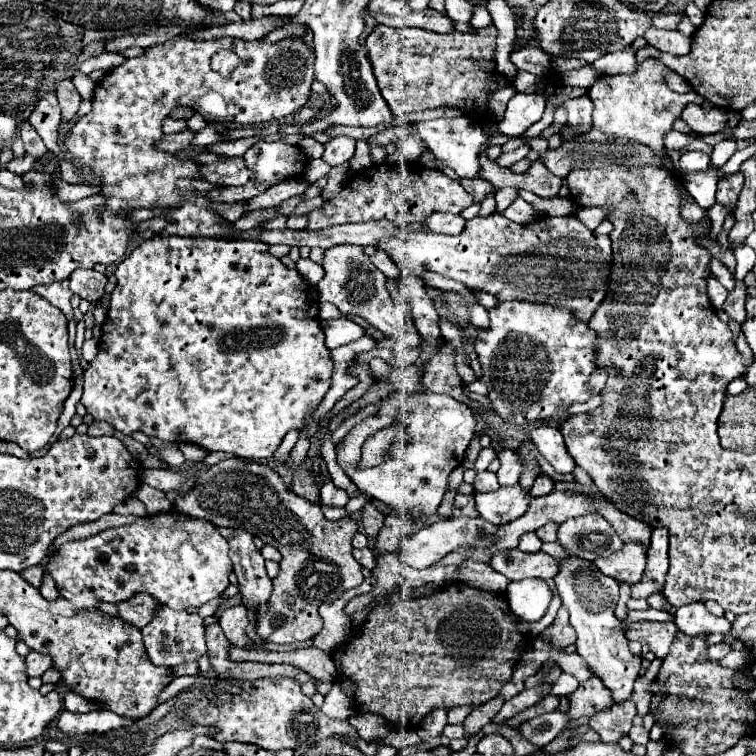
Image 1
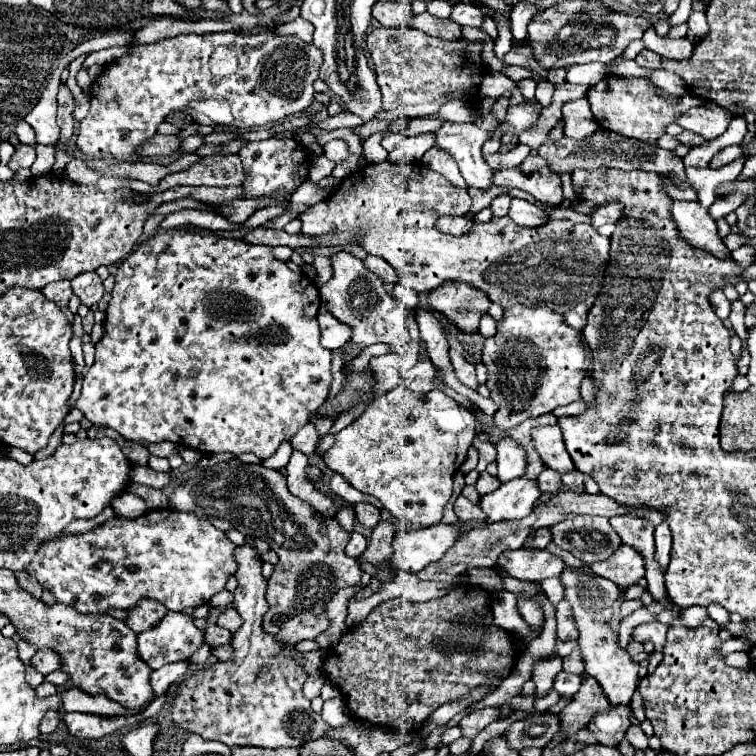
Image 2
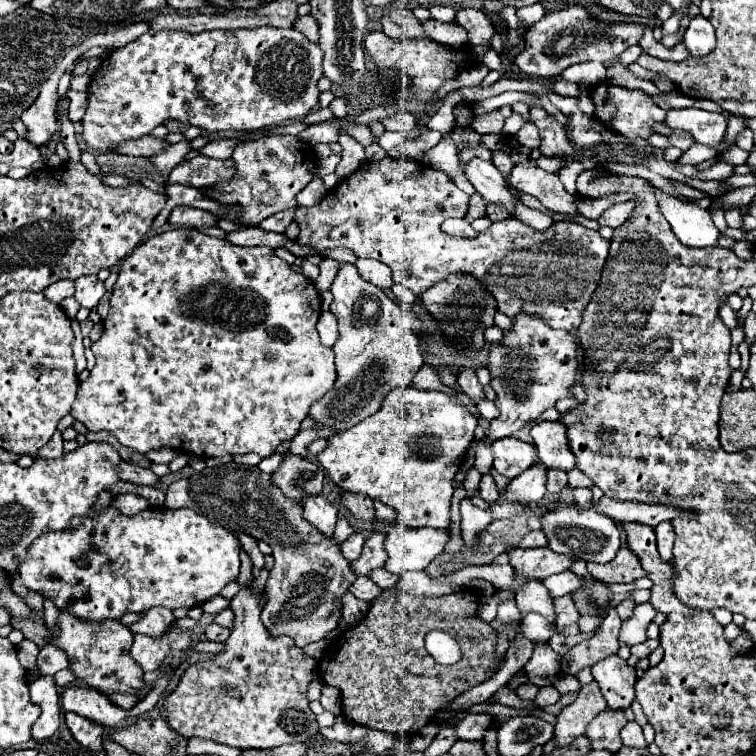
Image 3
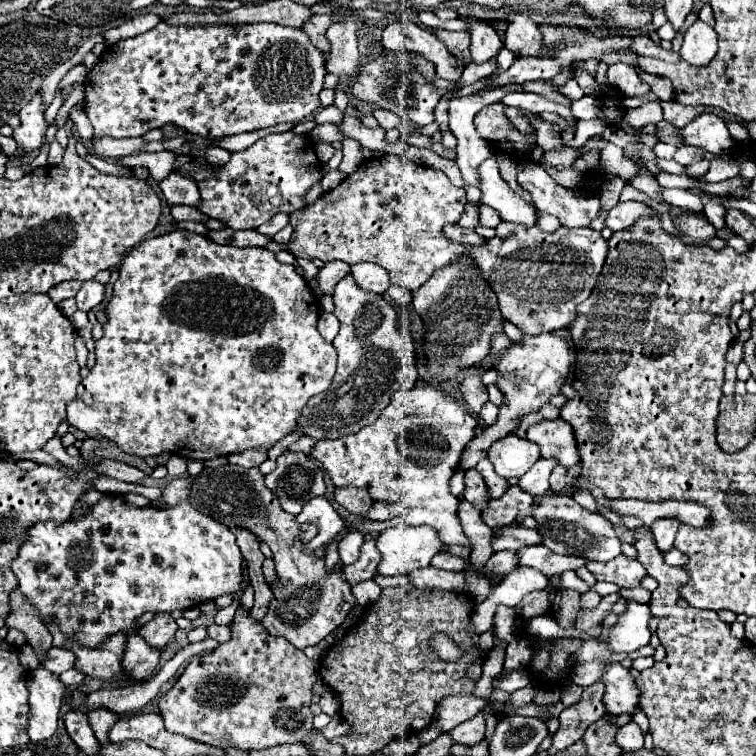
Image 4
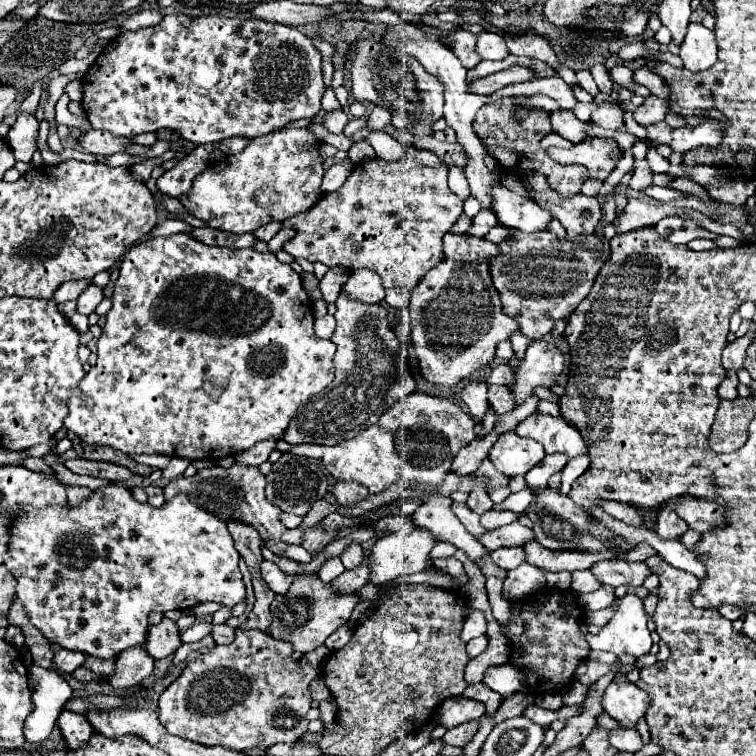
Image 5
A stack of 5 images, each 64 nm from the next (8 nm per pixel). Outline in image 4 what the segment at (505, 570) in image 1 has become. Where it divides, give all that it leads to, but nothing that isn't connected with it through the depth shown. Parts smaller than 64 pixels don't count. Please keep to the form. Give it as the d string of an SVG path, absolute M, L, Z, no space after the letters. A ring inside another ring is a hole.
M544 544L522 548L516 554L520 558L518 560L520 566L530 566L530 568L542 572L548 578L556 576L556 574L562 574L566 570L576 570L576 568L580 568L588 562L588 560L578 558L578 556L564 556L564 554L550 552Z

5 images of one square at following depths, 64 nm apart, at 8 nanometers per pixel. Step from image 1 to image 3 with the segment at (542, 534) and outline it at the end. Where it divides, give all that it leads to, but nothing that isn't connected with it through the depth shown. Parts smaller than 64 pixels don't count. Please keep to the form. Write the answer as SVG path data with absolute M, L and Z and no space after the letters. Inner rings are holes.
M530 530L524 538L522 538L522 542L518 544L520 548L536 548L536 546L546 546L546 536L544 536L544 532L542 530Z

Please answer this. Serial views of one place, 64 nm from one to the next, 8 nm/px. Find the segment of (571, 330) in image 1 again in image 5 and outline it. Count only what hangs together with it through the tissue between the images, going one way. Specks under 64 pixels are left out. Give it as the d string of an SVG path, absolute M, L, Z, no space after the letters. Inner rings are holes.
M532 340L526 348L526 354L516 360L516 368L512 368L514 382L508 384L514 394L514 406L522 406L526 398L536 396L534 388L552 388L556 378L564 370L564 354L554 342L548 340ZM492 430L492 432L486 434L484 438L474 440L472 444L464 446L464 448L458 452L458 456L454 458L454 462L452 462L452 472L462 474L462 476L466 476L466 474L470 474L470 472L476 472L476 468L480 468L482 460L488 456L488 450L492 448L492 444L494 444L496 440L498 440L498 432Z

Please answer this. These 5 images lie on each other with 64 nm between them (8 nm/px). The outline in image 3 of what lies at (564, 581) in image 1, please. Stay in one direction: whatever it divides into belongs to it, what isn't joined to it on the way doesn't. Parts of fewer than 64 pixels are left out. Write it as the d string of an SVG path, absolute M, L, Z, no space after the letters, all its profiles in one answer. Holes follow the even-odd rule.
M588 578L588 586L572 592L572 600L576 604L576 610L584 616L584 614L594 614L600 620L606 616L606 608L610 604L610 596L614 592L600 580L590 580ZM610 654L590 666L594 680L600 684L600 690L612 710L624 710L634 700L636 668L632 668L618 654Z

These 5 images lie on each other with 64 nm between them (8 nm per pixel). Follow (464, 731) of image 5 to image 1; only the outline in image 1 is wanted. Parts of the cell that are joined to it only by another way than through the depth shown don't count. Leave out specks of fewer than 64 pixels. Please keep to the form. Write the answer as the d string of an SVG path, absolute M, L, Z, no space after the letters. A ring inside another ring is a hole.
M496 696L476 708L472 708L472 712L468 714L468 718L464 720L464 728L466 728L466 736L474 736L482 726L486 726L496 714L498 710L502 708L504 704L504 698L502 696Z

